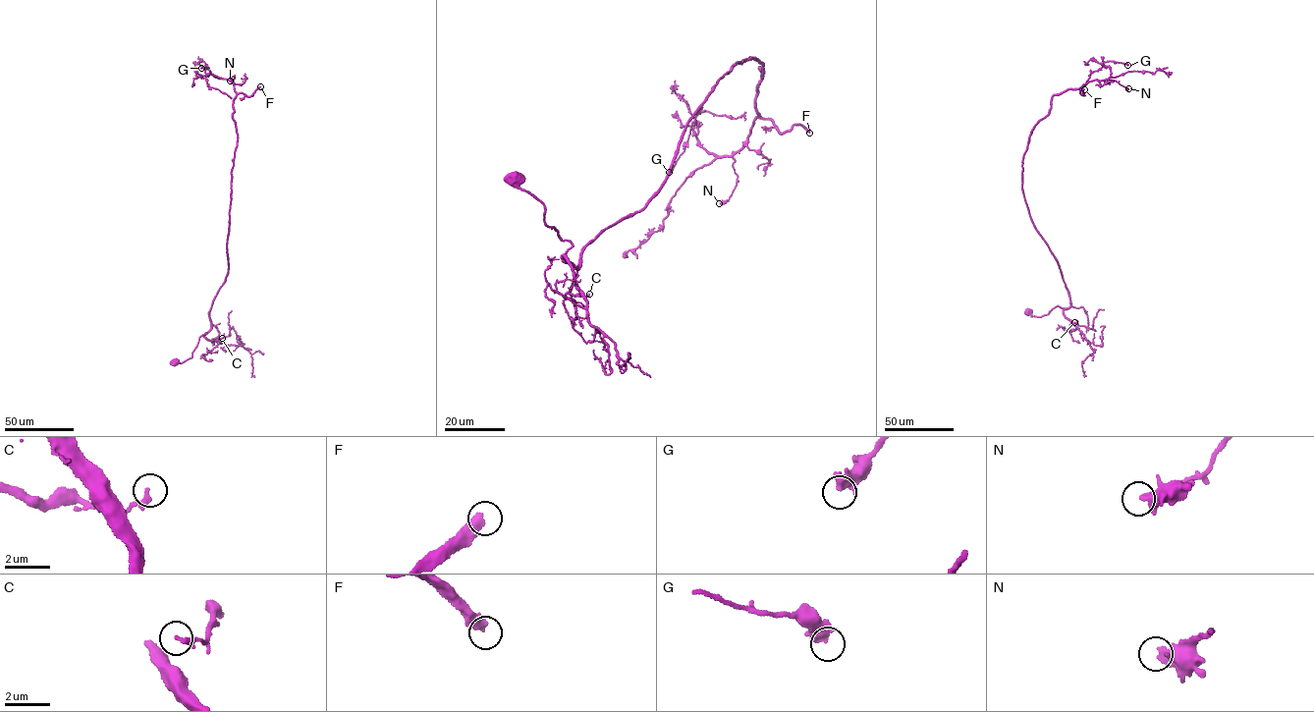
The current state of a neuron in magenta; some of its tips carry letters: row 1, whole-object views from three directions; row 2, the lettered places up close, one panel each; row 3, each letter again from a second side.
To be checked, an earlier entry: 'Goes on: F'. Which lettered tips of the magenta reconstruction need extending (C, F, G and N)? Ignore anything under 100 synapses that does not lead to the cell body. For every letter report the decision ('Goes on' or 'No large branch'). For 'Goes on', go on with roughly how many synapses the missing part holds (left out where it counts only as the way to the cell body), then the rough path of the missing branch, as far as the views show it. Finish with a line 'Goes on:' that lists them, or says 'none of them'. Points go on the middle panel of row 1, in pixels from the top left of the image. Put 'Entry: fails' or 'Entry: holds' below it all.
C: No large branch
F: Goes on. Roughly 400 synapses
G: No large branch
N: No large branch
Goes on: F
Entry: holds

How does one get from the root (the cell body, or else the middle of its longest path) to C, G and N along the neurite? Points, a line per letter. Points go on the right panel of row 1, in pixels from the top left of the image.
C: (1028, 311), (1032, 316), (1041, 317), (1058, 305), (1067, 308), (1082, 307), (1088, 327), (1074, 322)
G: (1028, 311), (1070, 305), (1023, 193), (1029, 135), (1054, 95), (1108, 79), (1104, 62), (1127, 65)
N: (1028, 311), (1041, 317), (1070, 305), (1058, 262), (1023, 193), (1029, 135), (1054, 95), (1095, 80), (1128, 88)

